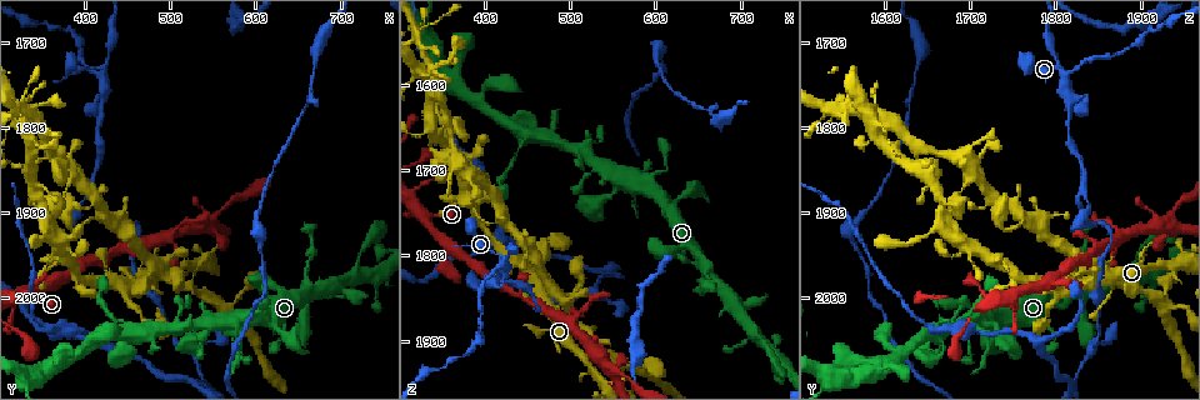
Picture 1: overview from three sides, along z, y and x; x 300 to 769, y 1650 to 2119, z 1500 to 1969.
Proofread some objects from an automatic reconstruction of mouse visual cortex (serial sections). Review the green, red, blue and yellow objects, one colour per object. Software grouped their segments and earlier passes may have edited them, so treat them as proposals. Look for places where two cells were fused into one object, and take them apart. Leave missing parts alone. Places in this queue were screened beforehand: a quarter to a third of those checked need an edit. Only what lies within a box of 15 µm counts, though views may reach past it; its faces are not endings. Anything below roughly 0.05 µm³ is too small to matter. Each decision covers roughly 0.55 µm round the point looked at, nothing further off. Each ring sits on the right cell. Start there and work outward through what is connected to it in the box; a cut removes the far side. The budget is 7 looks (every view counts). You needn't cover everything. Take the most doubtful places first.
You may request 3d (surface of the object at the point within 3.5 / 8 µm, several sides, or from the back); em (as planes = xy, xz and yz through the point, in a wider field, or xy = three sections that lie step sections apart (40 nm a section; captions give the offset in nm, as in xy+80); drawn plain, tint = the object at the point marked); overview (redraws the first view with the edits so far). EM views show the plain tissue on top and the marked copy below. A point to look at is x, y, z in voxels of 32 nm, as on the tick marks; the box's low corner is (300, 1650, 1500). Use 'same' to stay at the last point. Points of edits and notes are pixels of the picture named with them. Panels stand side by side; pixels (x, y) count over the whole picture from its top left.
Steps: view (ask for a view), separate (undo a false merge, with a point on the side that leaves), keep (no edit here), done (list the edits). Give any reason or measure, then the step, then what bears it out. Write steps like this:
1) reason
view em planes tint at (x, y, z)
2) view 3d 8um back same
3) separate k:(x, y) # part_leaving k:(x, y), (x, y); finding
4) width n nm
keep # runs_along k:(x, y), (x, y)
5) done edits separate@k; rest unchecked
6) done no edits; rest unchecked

abrupt turn
view 3d 3.5um at (425, 1740, 1810)

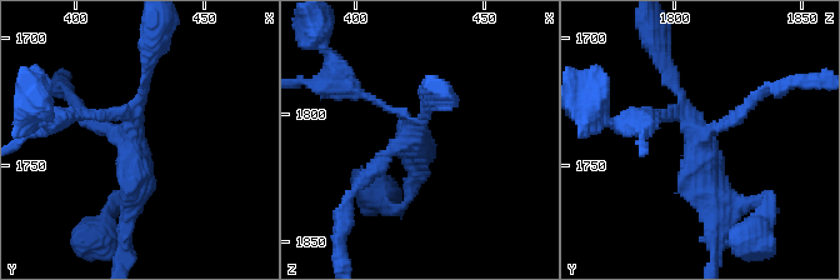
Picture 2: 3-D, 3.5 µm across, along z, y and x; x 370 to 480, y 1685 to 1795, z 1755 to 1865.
shape alone is not enough
view em xy step 2 tint at (420, 1737, 1808)

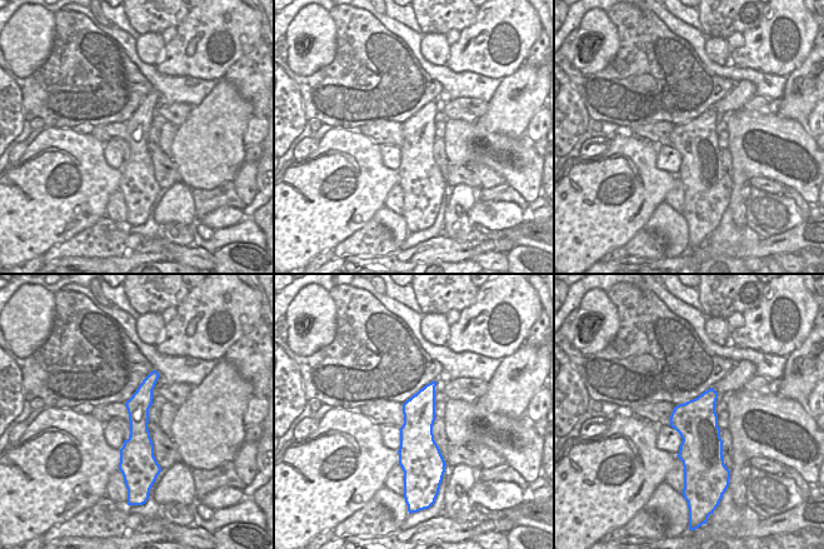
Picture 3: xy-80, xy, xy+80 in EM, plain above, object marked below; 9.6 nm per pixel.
arms 4
separate 2:(95, 126) # part_leaving 2:(129, 123), (133, 199), (125, 234); a second cell is stuck on

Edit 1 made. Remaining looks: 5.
sharp bend
view 3d 3.5um at (385, 1855, 1705)

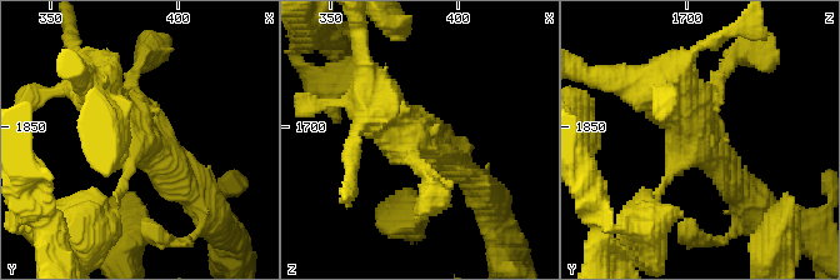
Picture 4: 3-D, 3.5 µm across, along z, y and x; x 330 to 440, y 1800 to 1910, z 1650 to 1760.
keep # runs_along 4:(391, 90), (419, 138), (469, 176); continuous, no second cell

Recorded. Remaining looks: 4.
sharp bend
view 3d 8um at (330, 1790, 1585)

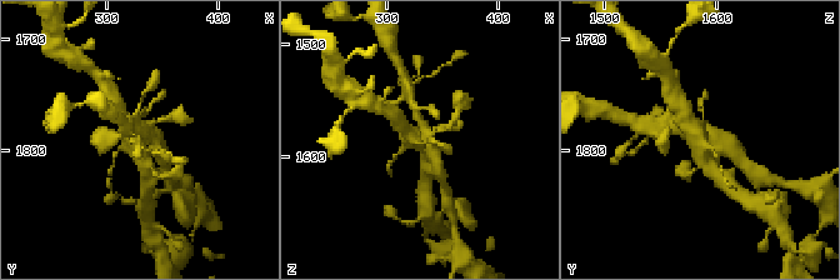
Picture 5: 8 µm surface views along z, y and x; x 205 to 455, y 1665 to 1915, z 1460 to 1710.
now the EM
view em xy step 3 tint at (330, 1792, 1586)

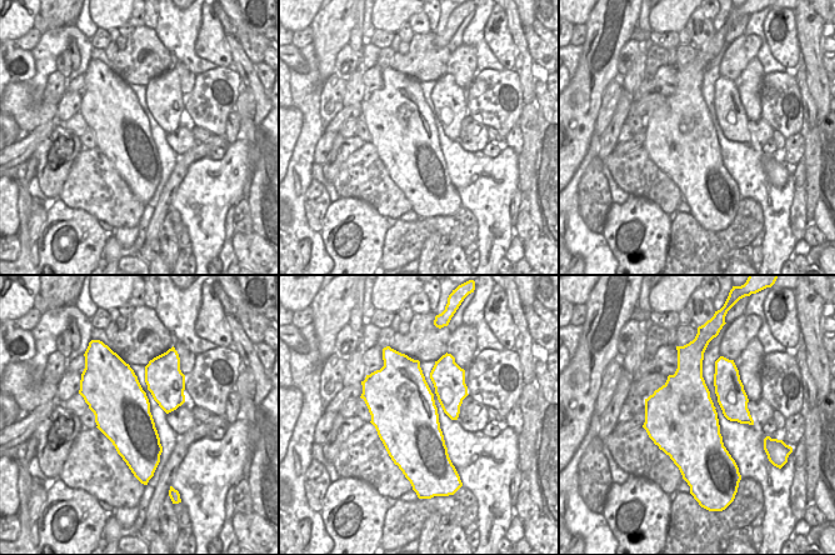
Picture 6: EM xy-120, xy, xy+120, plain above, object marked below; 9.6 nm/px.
keep # runs_along 5:(713, 170), (701, 138), (726, 143); all the same cell

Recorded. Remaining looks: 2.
done edits separate@2; rest unchecked

